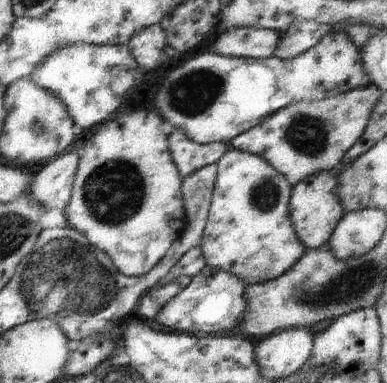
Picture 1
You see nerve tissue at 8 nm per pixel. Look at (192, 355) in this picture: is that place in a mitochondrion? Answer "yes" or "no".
no

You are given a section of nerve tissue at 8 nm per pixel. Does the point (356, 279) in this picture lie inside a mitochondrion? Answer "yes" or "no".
yes

